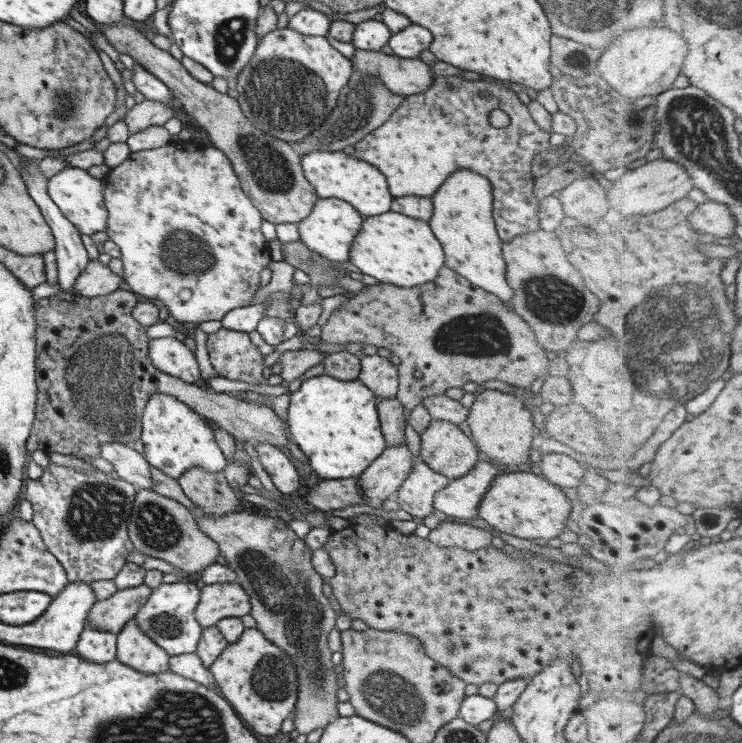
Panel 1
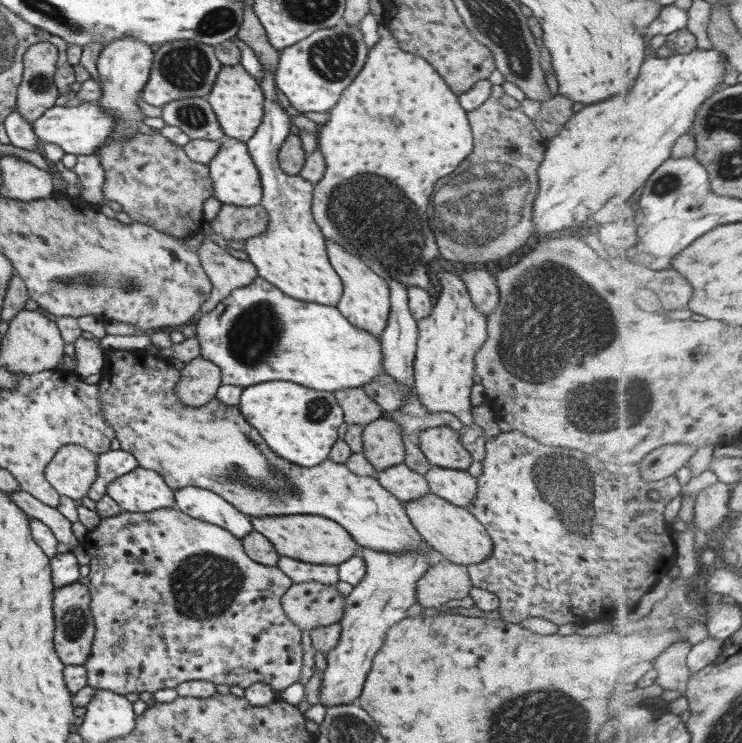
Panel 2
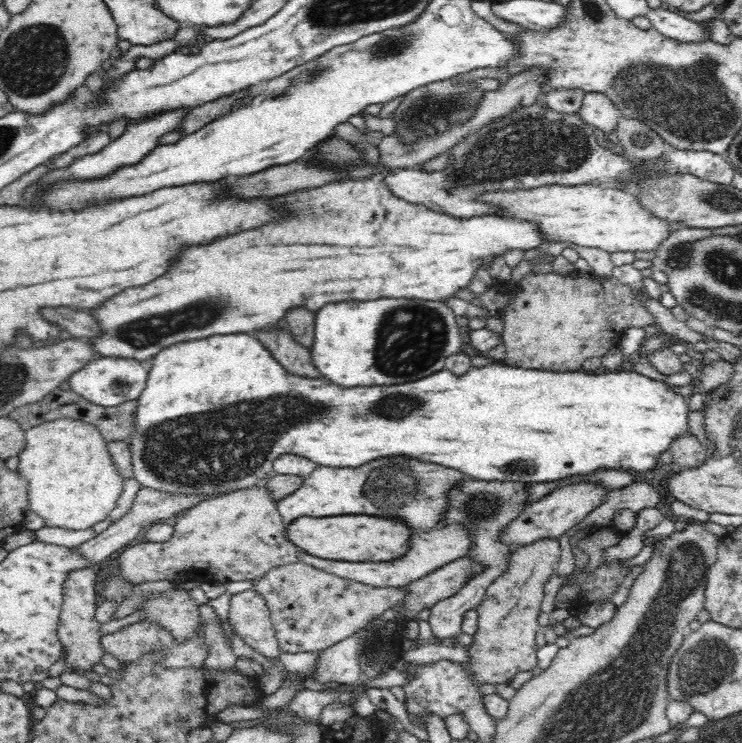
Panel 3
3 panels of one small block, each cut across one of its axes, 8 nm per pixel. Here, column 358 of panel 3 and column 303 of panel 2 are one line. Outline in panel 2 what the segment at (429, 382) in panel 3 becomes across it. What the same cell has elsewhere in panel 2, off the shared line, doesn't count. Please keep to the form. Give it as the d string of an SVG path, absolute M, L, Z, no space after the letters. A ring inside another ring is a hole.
M271 381L249 386L249 388L241 391L238 406L243 418L261 434L265 444L275 454L279 454L287 462L293 462L293 464L304 467L315 466L327 459L333 443L337 440L337 428L339 428L339 424L343 424L342 411L332 392L309 390L303 386L297 386L293 382L289 384L289 382Z

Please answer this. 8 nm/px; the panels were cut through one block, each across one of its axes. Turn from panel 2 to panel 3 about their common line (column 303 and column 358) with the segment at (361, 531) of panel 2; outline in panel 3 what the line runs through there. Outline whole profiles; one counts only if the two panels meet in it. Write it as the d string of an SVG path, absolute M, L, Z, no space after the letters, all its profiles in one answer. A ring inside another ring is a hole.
M404 456L374 460L356 468L317 465L305 484L277 501L277 505L286 526L302 517L374 514L396 516L415 531L430 531L436 528L439 516L445 511L447 490L466 480L466 477L458 470L416 462Z

